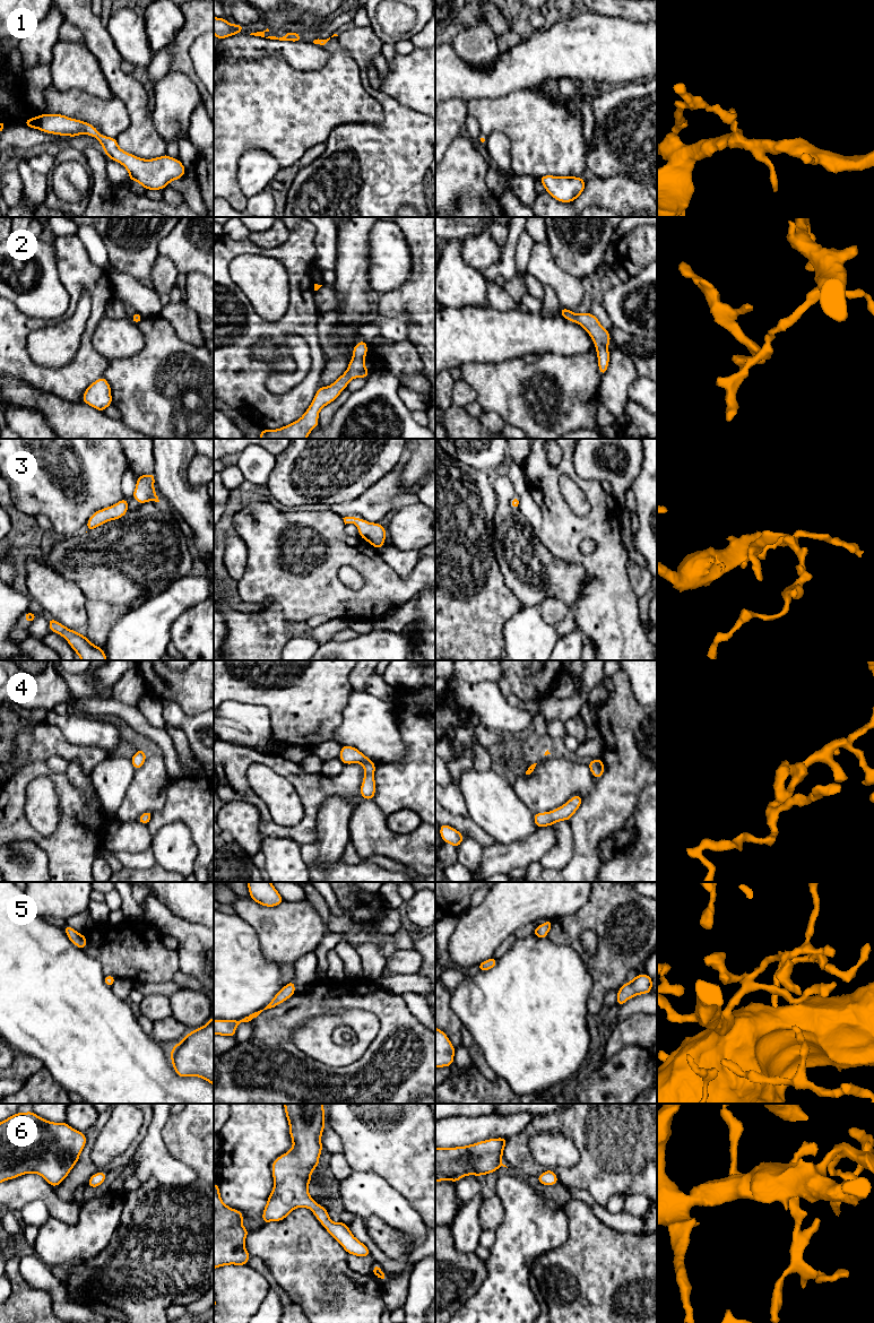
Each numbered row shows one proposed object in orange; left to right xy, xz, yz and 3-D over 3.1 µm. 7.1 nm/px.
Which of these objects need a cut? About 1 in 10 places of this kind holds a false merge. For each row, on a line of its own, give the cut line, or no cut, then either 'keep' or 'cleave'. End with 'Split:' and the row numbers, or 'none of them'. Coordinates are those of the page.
1: no cut | keep
2: no cut | keep
3: no cut | keep
4: no cut | keep
5: no cut | keep
6: no cut | keep
Split: none of them

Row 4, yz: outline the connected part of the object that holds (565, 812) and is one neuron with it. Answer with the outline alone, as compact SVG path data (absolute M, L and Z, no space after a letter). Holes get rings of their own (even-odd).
M580 795L572 796L564 805L543 813L534 813L534 822L537 828L553 825L556 822L568 820L573 816L583 798Z

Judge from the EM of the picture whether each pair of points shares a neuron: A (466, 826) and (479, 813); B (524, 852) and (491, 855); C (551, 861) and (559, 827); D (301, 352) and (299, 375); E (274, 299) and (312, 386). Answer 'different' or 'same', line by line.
A: different
B: same
C: same
D: same
E: different

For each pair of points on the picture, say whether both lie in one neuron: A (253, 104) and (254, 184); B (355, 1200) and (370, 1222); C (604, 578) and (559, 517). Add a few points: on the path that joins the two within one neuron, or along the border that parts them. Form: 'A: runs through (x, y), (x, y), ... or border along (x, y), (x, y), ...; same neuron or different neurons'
A: border along (277, 163), (268, 153), (249, 148), (236, 167); different neurons
B: border along (364, 1219), (378, 1216), (392, 1227); different neurons
C: runs through (588, 562), (582, 560), (563, 541), (562, 533); same neuron

